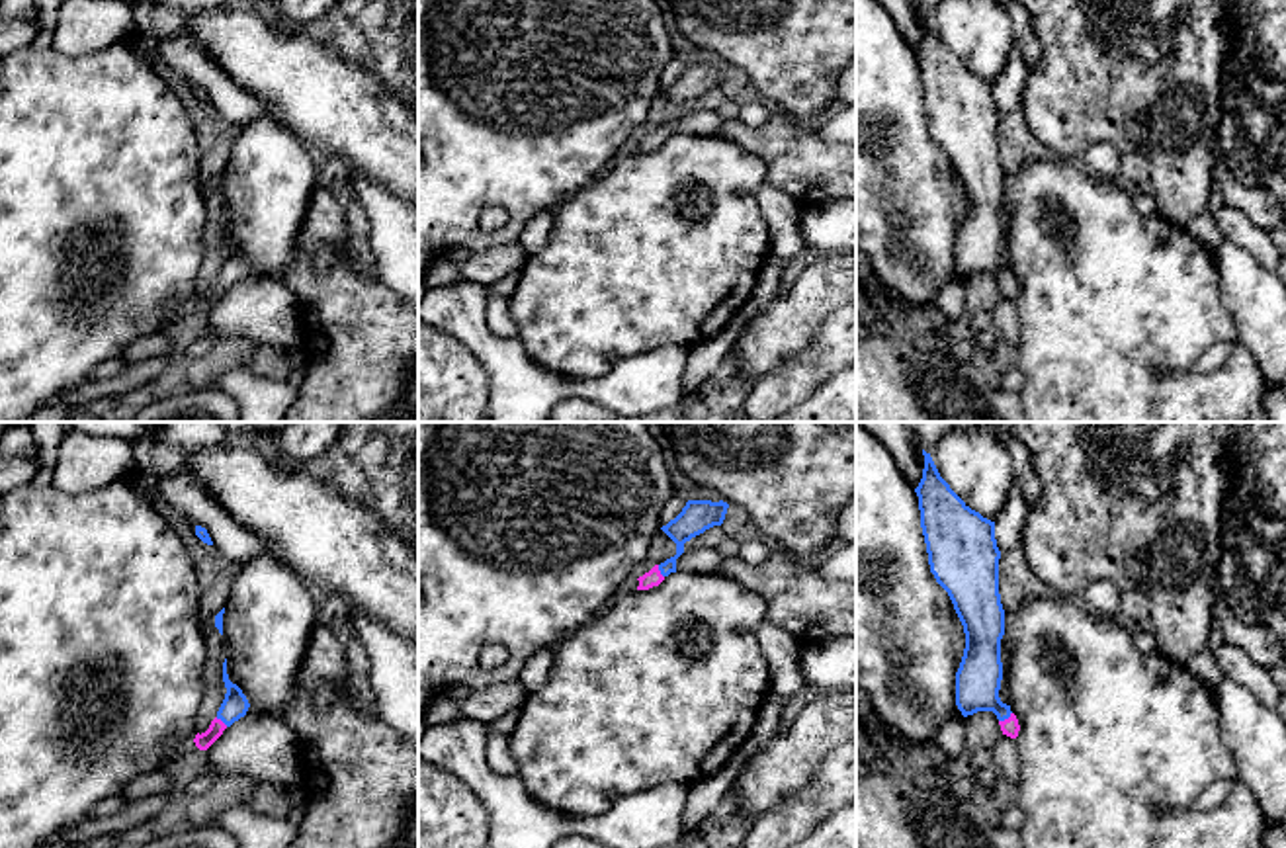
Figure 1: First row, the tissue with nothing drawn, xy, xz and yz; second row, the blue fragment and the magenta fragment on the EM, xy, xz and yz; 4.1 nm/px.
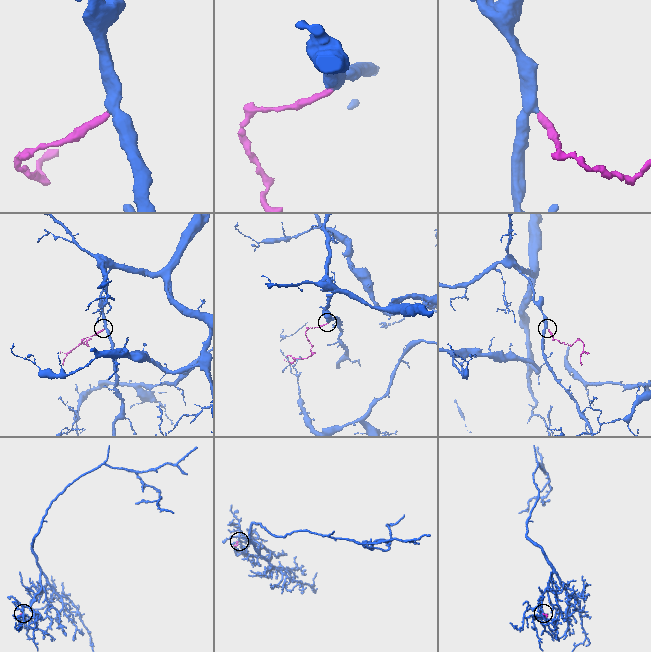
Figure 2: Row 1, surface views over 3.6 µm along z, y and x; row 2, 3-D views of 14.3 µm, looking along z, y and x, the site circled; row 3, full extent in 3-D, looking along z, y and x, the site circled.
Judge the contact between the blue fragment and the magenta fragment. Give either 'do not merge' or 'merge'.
merge

